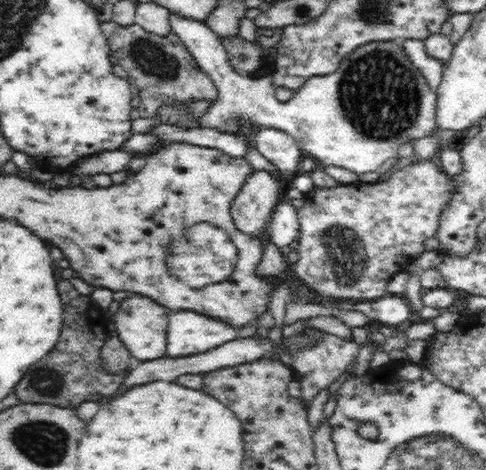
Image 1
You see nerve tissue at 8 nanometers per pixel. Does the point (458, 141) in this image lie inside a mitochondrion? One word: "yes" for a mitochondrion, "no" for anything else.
no

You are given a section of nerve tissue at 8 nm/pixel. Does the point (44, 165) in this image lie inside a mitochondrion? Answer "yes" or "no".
no

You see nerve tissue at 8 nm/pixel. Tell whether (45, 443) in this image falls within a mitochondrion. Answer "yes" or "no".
yes

